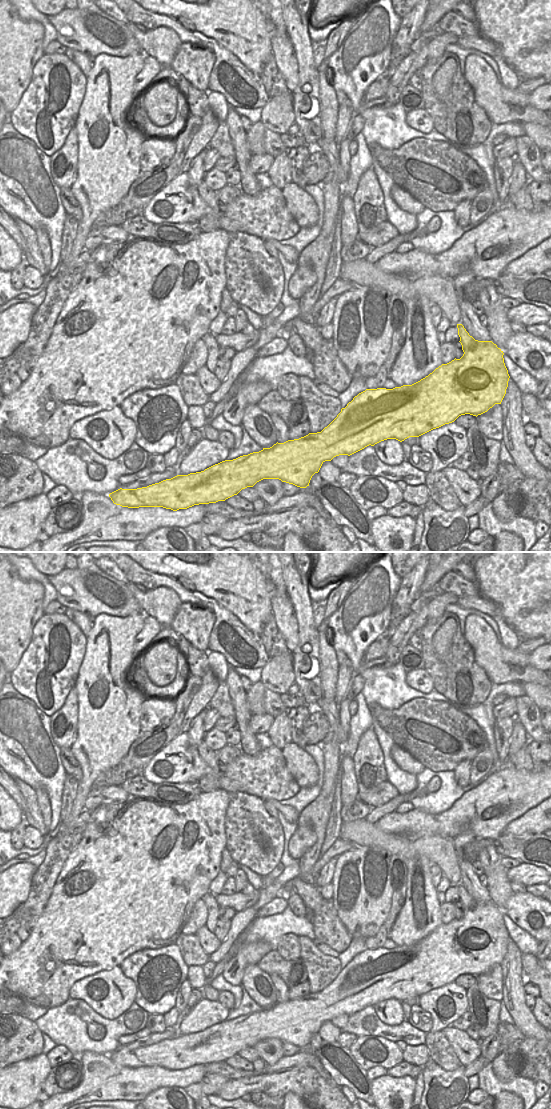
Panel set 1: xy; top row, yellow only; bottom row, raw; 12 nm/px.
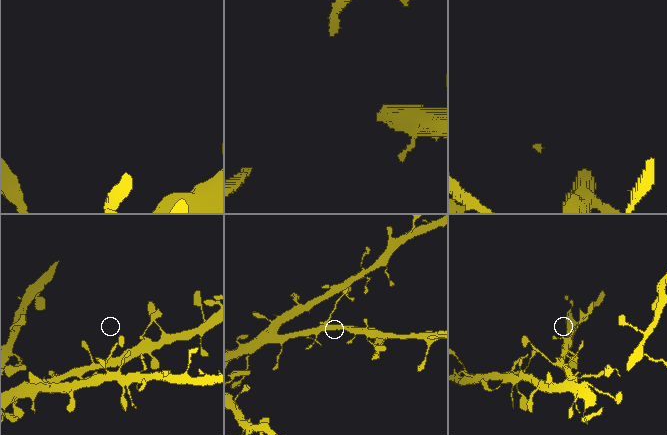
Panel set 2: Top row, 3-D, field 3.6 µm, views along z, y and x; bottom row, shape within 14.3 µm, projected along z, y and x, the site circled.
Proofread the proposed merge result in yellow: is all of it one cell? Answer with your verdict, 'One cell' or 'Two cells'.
One cell.

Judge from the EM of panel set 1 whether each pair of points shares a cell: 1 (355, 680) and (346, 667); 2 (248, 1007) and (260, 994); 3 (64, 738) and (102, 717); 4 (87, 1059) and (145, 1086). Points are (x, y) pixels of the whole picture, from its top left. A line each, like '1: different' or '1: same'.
1: different
2: different
3: different
4: same

